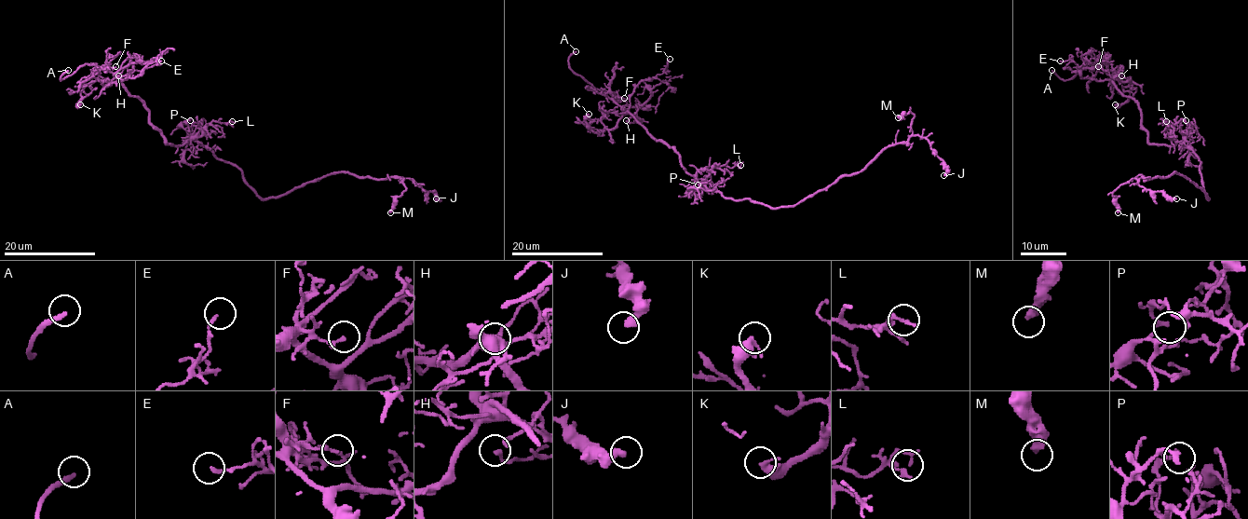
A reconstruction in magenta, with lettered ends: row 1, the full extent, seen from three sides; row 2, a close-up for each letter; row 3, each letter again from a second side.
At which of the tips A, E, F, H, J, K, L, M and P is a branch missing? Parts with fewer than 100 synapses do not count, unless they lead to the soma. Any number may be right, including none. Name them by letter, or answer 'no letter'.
A

